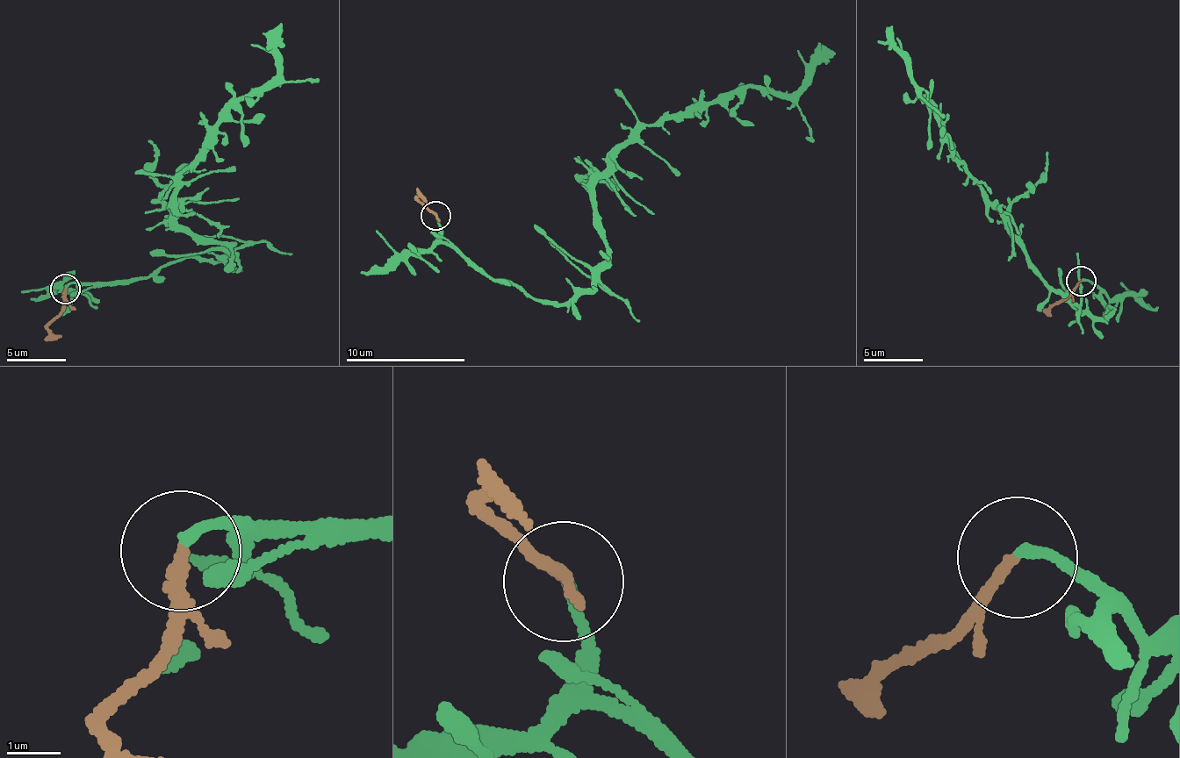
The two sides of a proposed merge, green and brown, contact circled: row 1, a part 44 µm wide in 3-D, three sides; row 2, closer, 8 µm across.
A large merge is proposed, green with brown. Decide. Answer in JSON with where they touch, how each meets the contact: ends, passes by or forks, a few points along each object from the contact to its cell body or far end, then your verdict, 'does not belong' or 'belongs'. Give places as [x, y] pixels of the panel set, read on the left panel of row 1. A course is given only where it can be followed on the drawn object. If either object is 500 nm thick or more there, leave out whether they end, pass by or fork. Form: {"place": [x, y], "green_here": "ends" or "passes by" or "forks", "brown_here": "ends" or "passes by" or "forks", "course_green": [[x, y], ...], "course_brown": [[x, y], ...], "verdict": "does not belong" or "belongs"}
{"place": [65, 289], "green_here": "ends", "brown_here": "ends", "course_green": [[66, 286], [230, 255], [181, 225], [172, 205], [224, 111], [276, 74], [281, 23]], "course_brown": [[66, 289], [48, 326], [61, 337]], "verdict": "belongs"}

